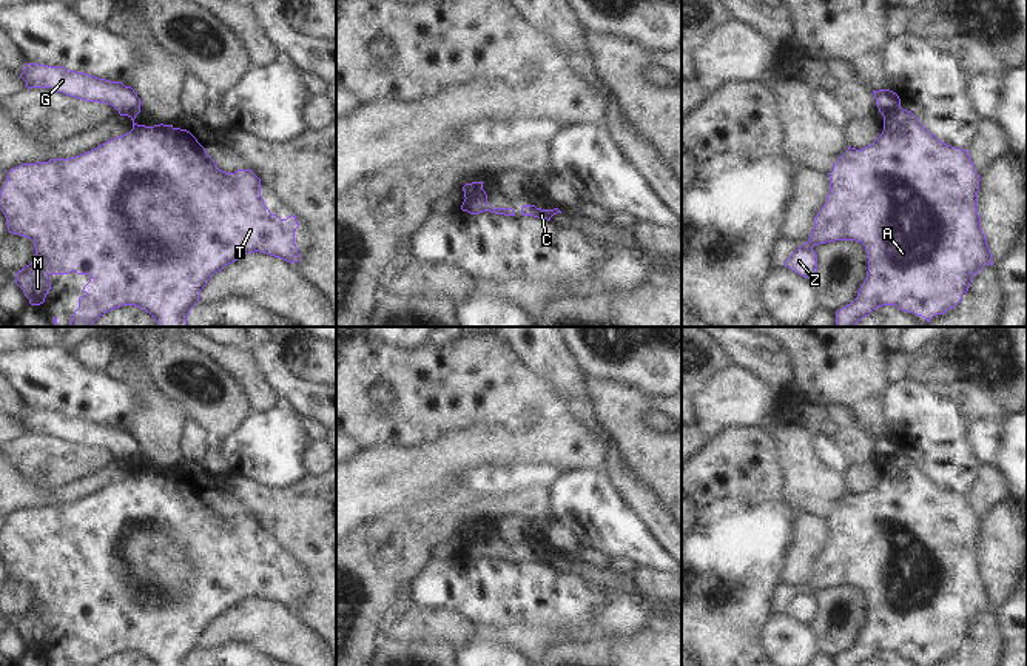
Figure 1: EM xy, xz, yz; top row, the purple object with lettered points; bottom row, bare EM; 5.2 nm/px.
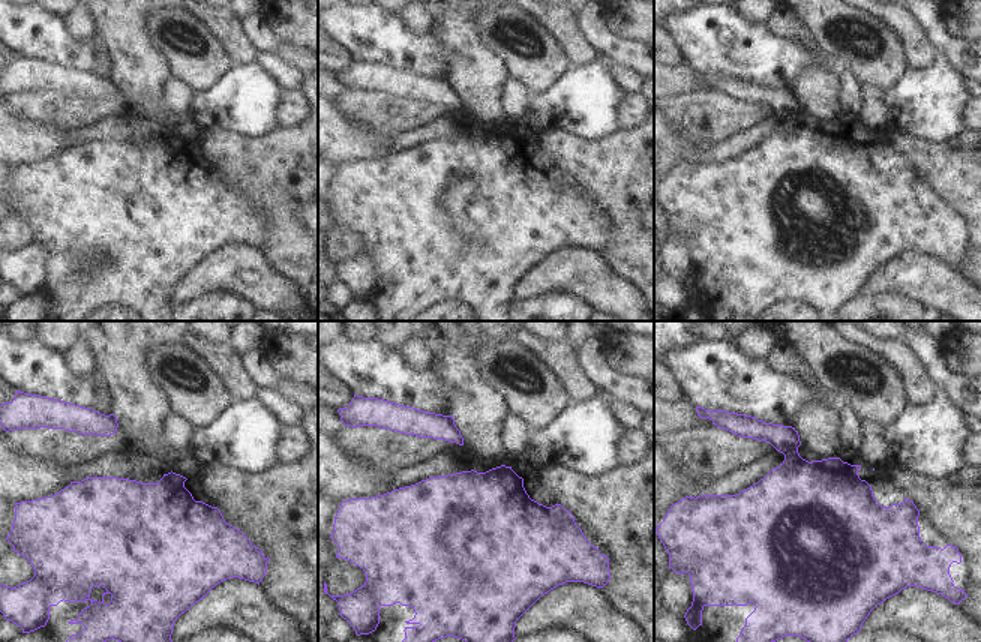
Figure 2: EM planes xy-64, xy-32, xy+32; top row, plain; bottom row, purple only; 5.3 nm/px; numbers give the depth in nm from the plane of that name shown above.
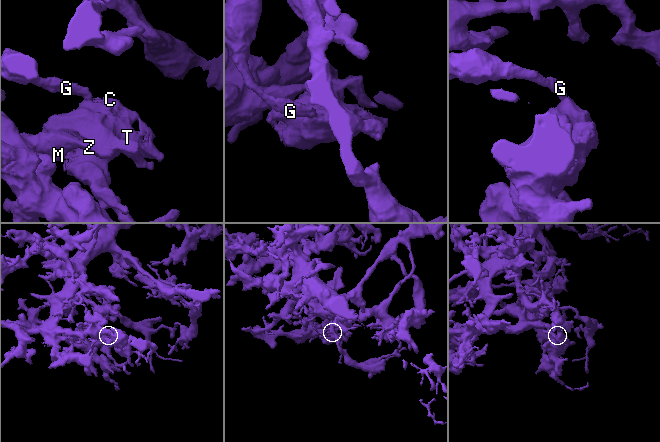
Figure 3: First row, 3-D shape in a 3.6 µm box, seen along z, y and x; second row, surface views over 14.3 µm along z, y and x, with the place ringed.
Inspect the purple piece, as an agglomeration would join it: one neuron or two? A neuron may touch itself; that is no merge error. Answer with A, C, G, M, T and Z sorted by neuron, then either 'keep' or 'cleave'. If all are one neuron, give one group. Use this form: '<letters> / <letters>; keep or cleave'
A C T / G M Z; cleave

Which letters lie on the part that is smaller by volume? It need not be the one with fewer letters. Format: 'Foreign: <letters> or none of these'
Foreign: A, C, T

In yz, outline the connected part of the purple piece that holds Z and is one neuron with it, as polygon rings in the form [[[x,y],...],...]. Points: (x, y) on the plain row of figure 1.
[[[805,587],[783,607],[783,610],[803,623],[814,624],[817,617],[817,600],[813,592]]]

